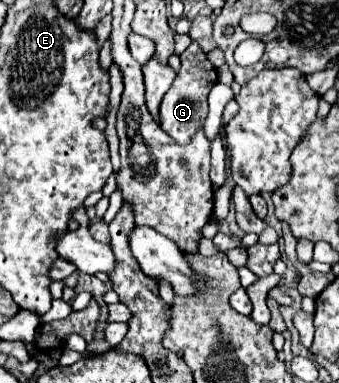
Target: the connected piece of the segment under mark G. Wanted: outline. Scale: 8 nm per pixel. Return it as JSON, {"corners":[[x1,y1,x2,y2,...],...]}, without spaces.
{"corners":[[195,42,181,54,181,66,177,72,177,78,173,80,173,86,163,96,159,116,161,116,161,128,179,144,187,146,191,140,191,134,203,124,203,118,207,116,207,94,217,82,217,70,207,60,207,55]]}

